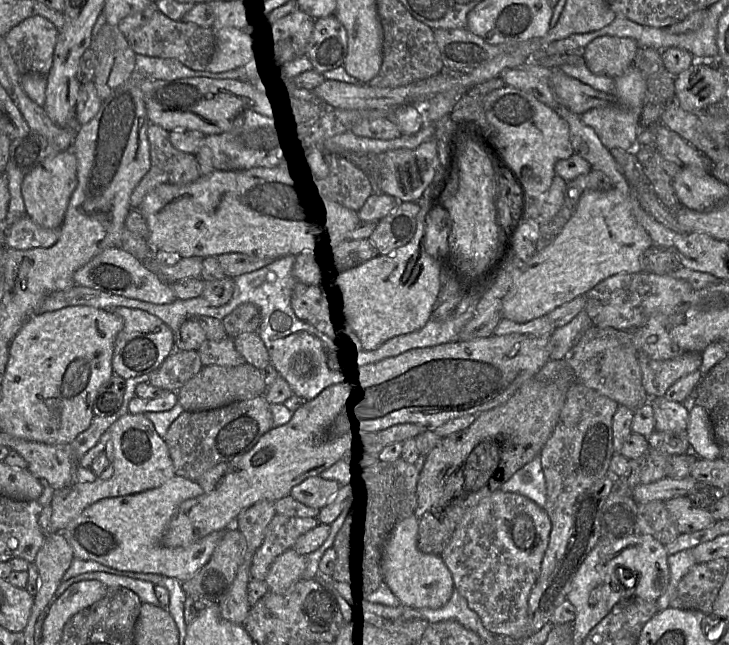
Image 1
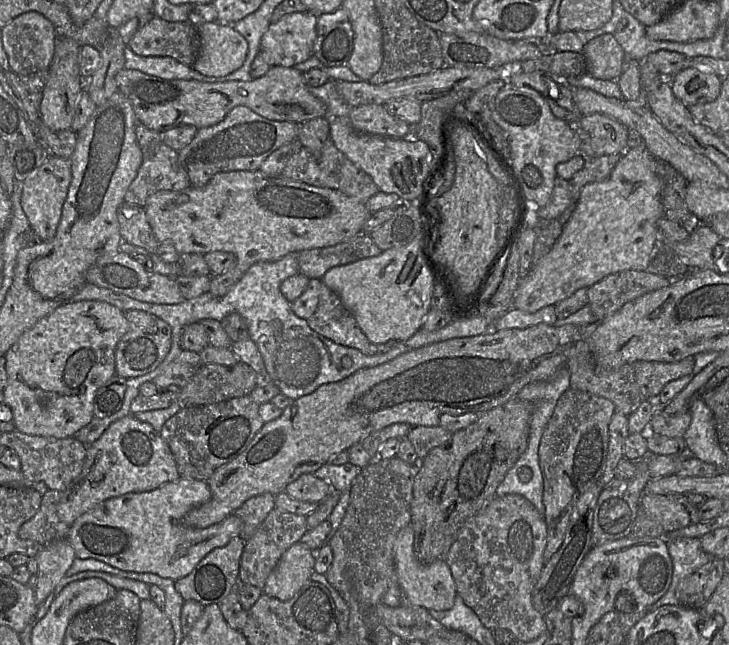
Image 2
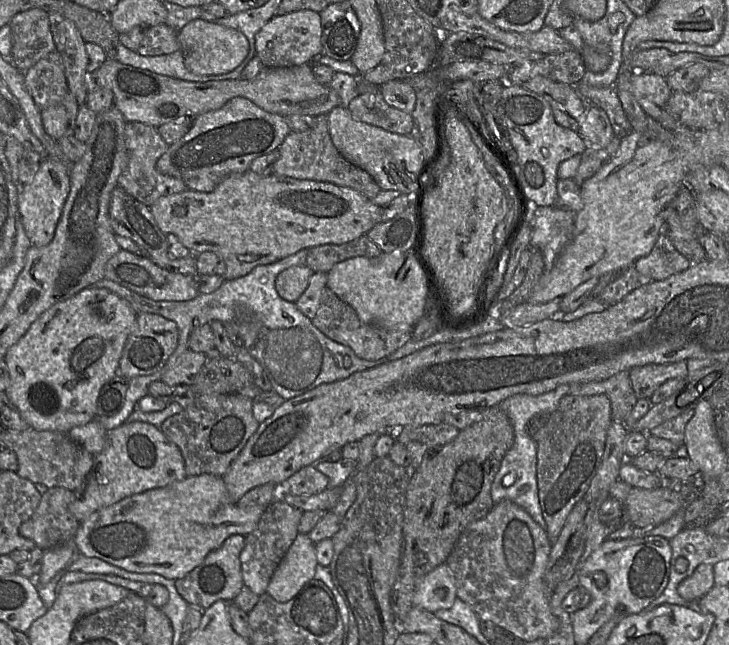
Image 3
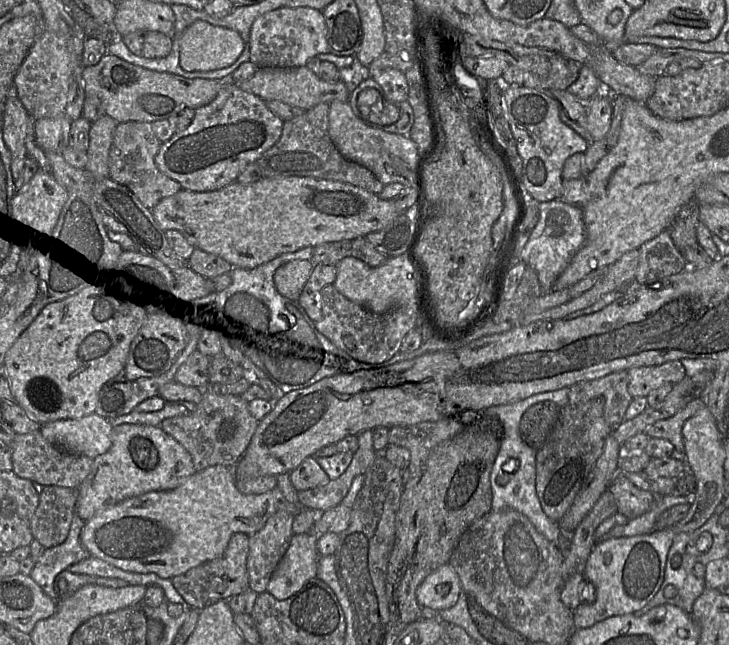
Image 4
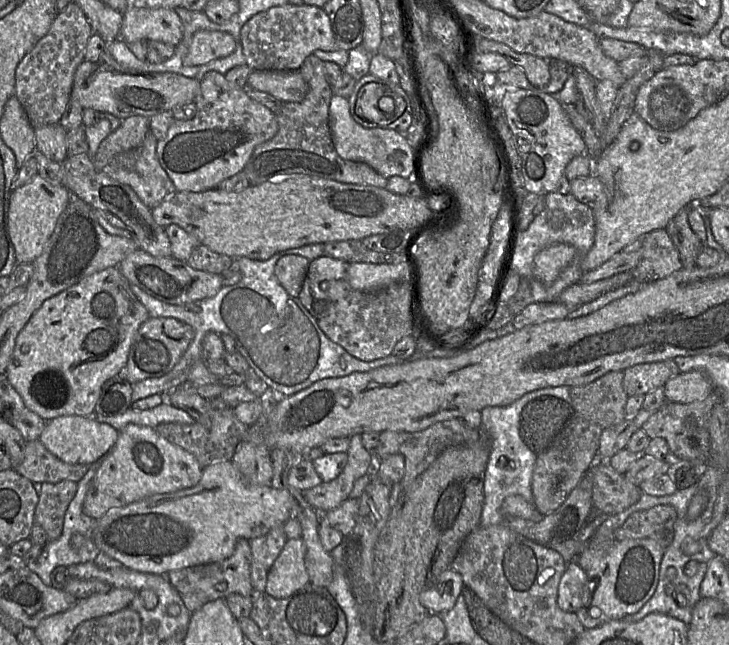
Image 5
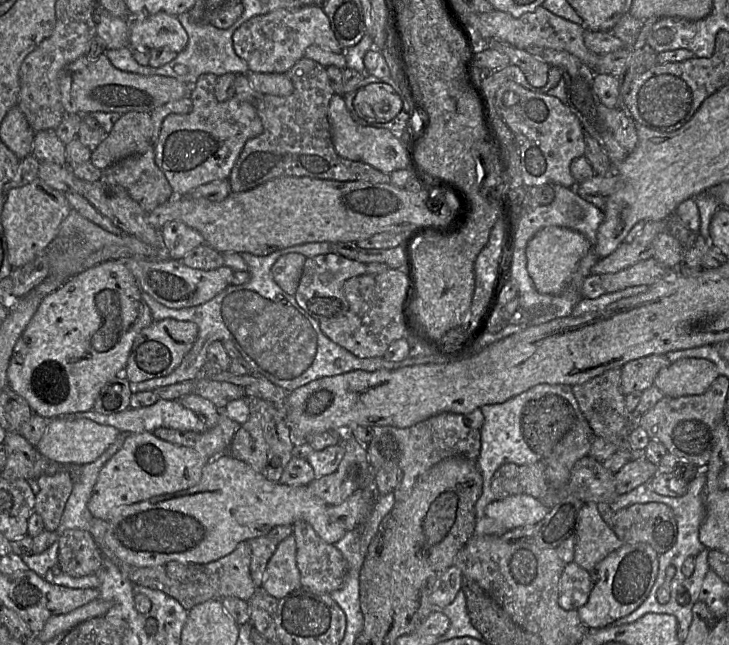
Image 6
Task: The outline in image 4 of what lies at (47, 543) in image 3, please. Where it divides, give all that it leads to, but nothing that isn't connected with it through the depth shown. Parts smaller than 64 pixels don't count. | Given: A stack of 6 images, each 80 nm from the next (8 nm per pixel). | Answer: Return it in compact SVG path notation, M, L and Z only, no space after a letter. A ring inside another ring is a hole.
M45 486L30 522L32 536L45 549L62 544L68 537L75 505L77 488Z

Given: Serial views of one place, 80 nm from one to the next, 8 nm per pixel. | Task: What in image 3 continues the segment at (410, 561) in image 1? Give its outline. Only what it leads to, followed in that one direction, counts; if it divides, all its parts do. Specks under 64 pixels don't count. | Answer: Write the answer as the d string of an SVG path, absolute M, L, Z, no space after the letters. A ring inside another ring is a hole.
M447 563L441 564L425 575L416 585L414 606L436 612L453 606L456 594L454 576Z

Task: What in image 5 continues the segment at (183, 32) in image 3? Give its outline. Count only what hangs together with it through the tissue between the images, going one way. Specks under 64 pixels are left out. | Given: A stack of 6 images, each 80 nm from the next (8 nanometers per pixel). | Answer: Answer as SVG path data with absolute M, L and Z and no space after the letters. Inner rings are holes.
M197 31L192 38L188 52L183 58L184 66L200 66L224 58L234 52L234 37L221 31Z

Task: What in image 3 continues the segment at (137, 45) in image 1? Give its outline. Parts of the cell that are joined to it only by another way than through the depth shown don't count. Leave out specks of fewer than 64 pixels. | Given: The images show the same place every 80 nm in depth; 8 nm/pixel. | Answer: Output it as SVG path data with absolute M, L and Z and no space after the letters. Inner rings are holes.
M163 23L147 28L136 52L142 56L160 56L176 51L180 51L178 32Z

